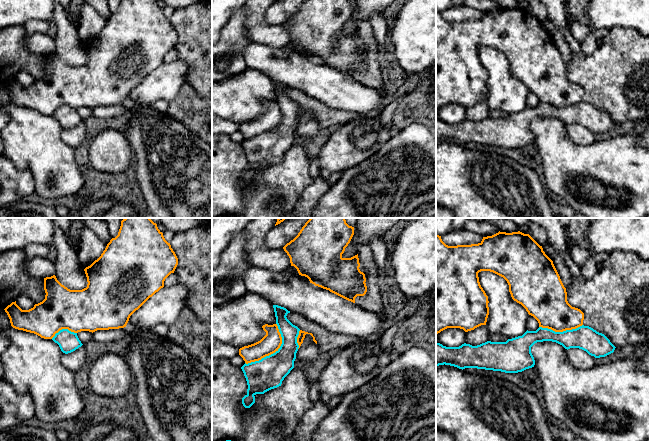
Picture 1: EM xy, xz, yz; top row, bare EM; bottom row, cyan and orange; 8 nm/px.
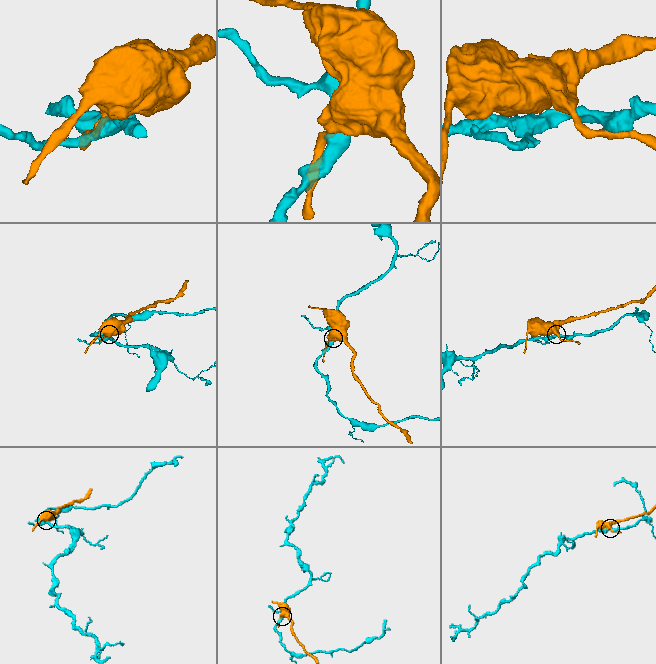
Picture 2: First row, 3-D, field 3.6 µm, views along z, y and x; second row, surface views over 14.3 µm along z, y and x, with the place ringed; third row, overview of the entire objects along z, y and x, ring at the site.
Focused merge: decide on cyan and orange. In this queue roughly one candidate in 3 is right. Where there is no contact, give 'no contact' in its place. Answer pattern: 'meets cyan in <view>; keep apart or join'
meets cyan in xz; keep apart

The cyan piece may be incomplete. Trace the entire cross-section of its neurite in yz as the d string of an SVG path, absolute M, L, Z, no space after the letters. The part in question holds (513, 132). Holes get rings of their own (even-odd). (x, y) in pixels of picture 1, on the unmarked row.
M580 102L576 105L555 108L548 104L539 103L536 107L526 107L522 112L508 115L506 118L487 117L477 122L462 120L459 123L446 123L436 119L436 142L450 141L459 145L477 144L505 149L518 149L535 141L531 123L537 118L552 117L562 121L565 125L579 124L595 134L605 133L614 128L615 122L602 109L589 102Z

